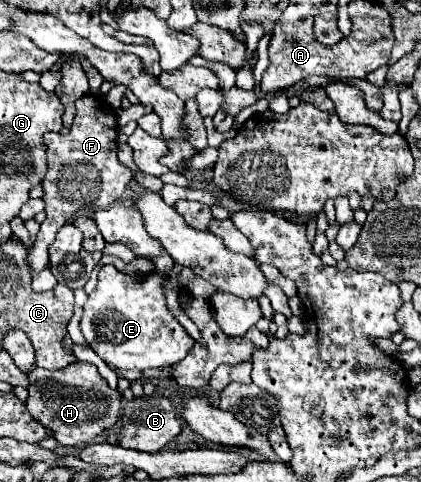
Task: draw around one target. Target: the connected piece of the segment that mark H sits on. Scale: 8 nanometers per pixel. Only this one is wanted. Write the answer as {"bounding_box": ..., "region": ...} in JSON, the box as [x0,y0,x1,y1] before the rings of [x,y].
{"bounding_box":[25,361,121,447],"region":[[[75,361],[59,371],[35,367],[27,373],[27,379],[29,379],[29,397],[25,401],[25,407],[37,421],[55,431],[55,439],[61,445],[71,447],[89,443],[91,439],[111,429],[119,421],[121,393],[113,391],[107,385],[107,381],[99,375],[97,367],[91,363]]]}

